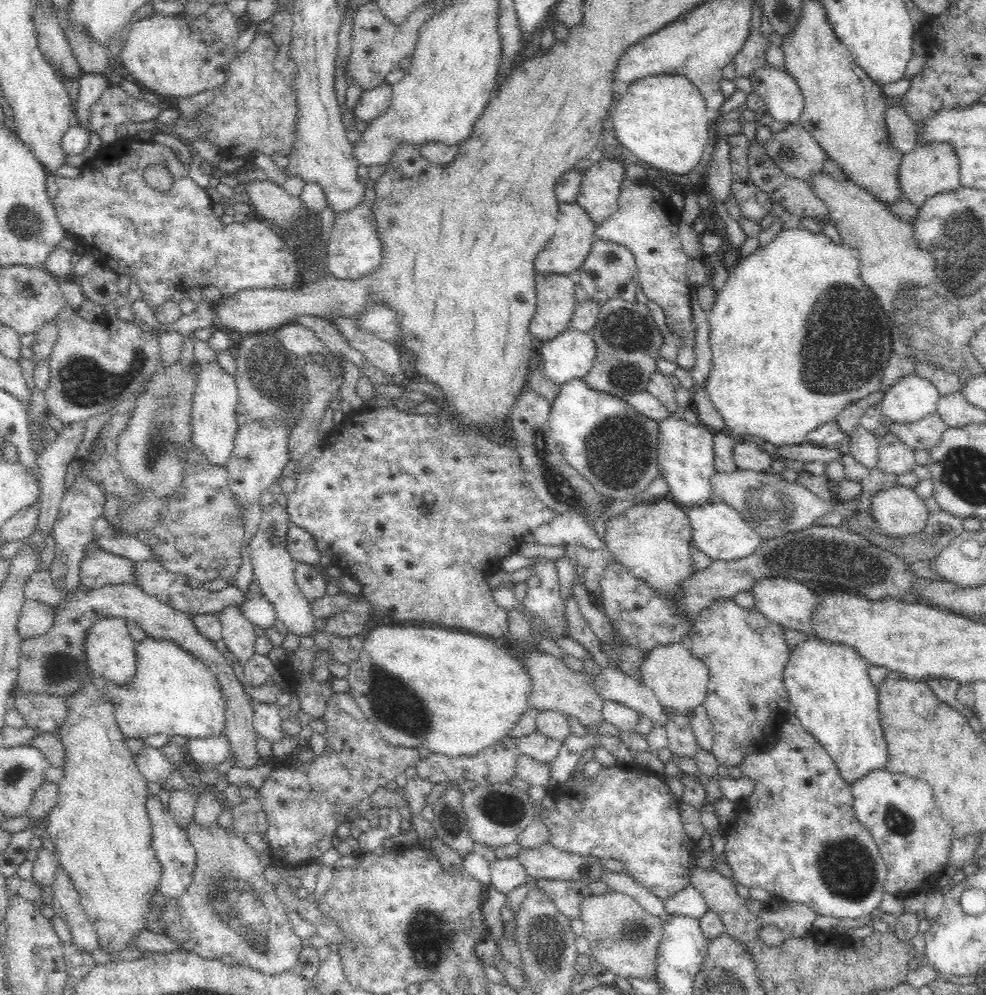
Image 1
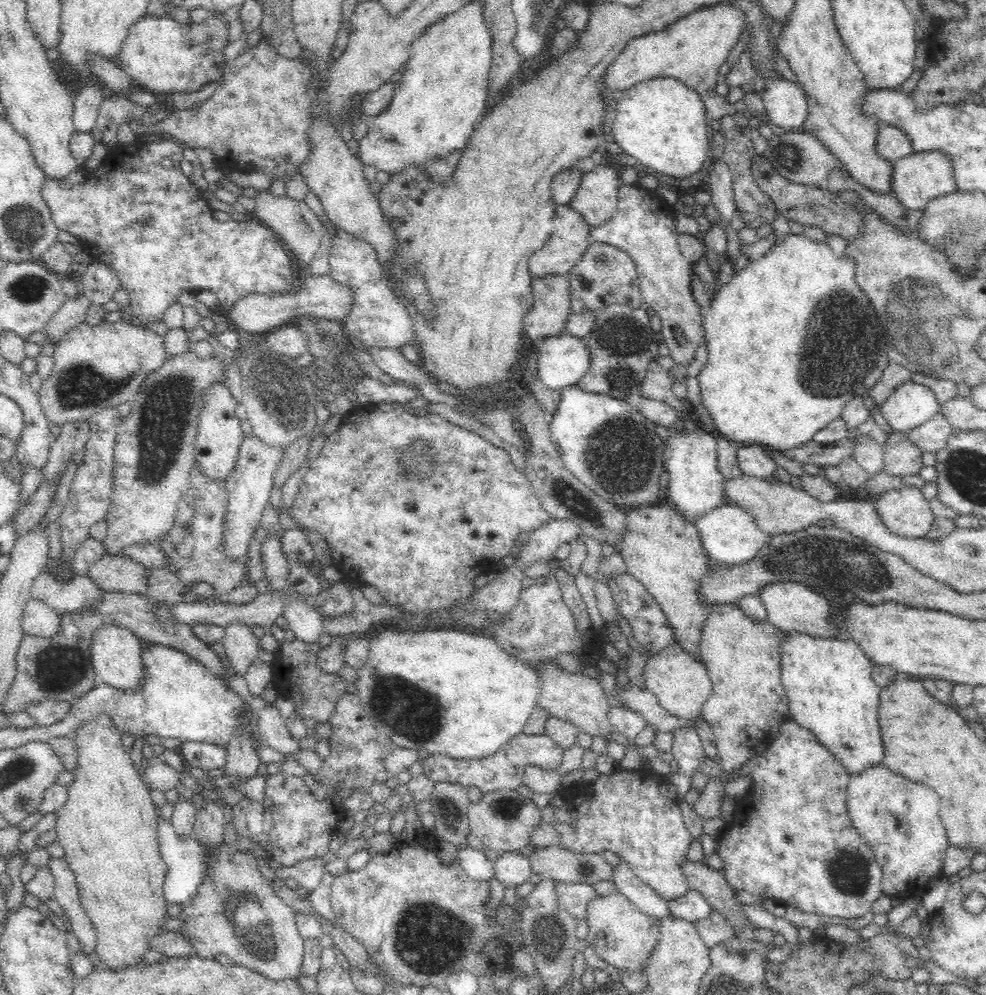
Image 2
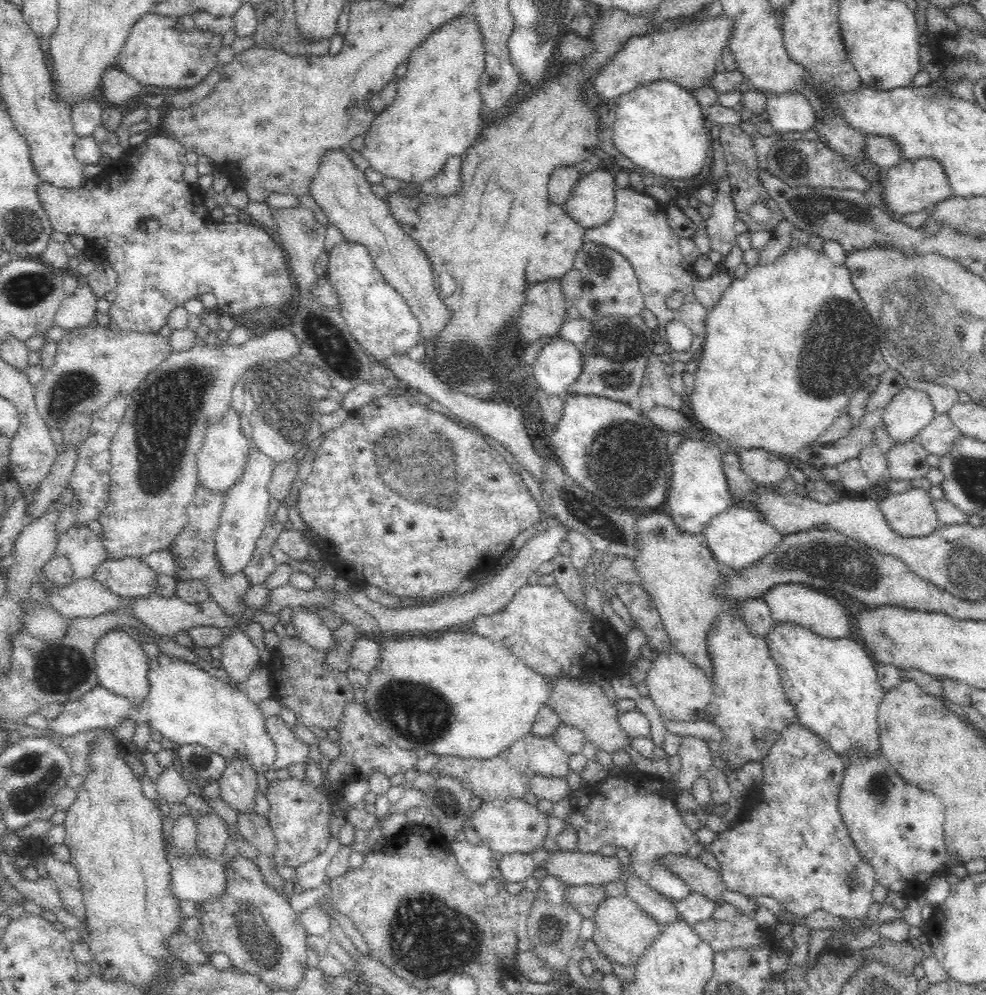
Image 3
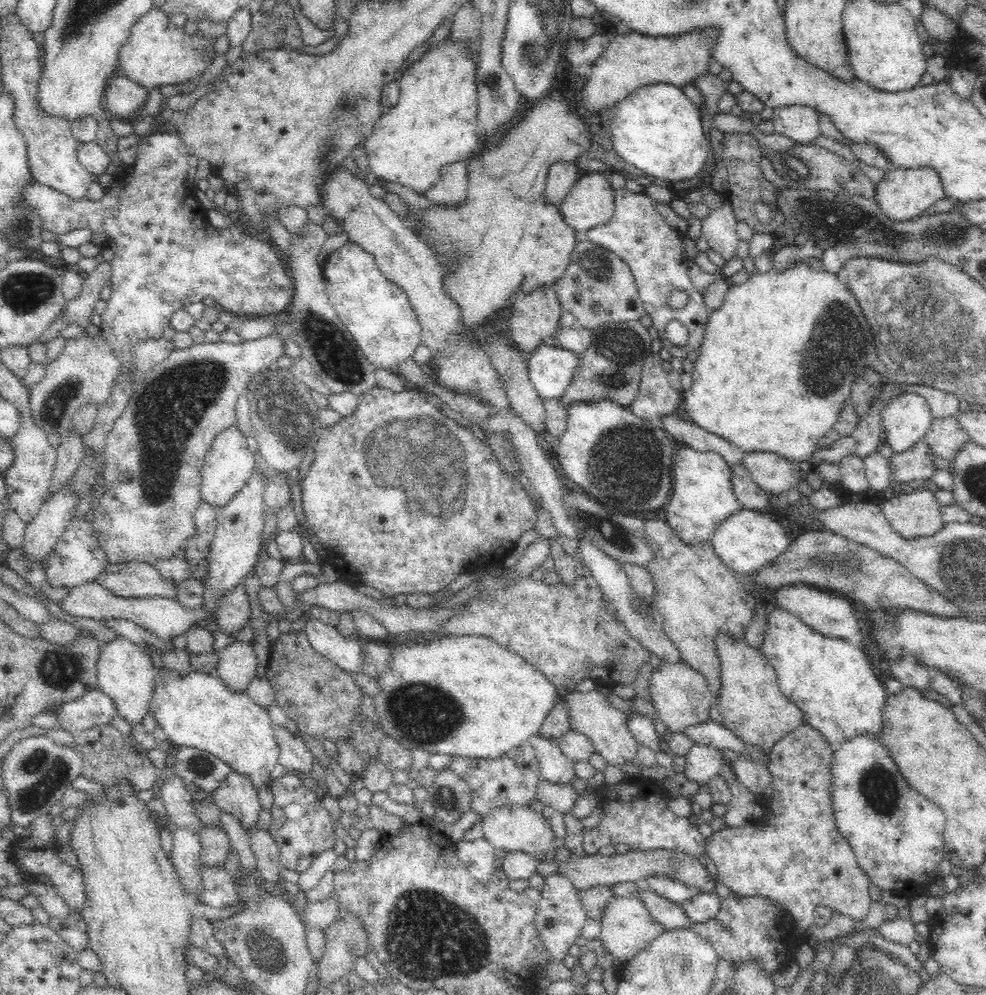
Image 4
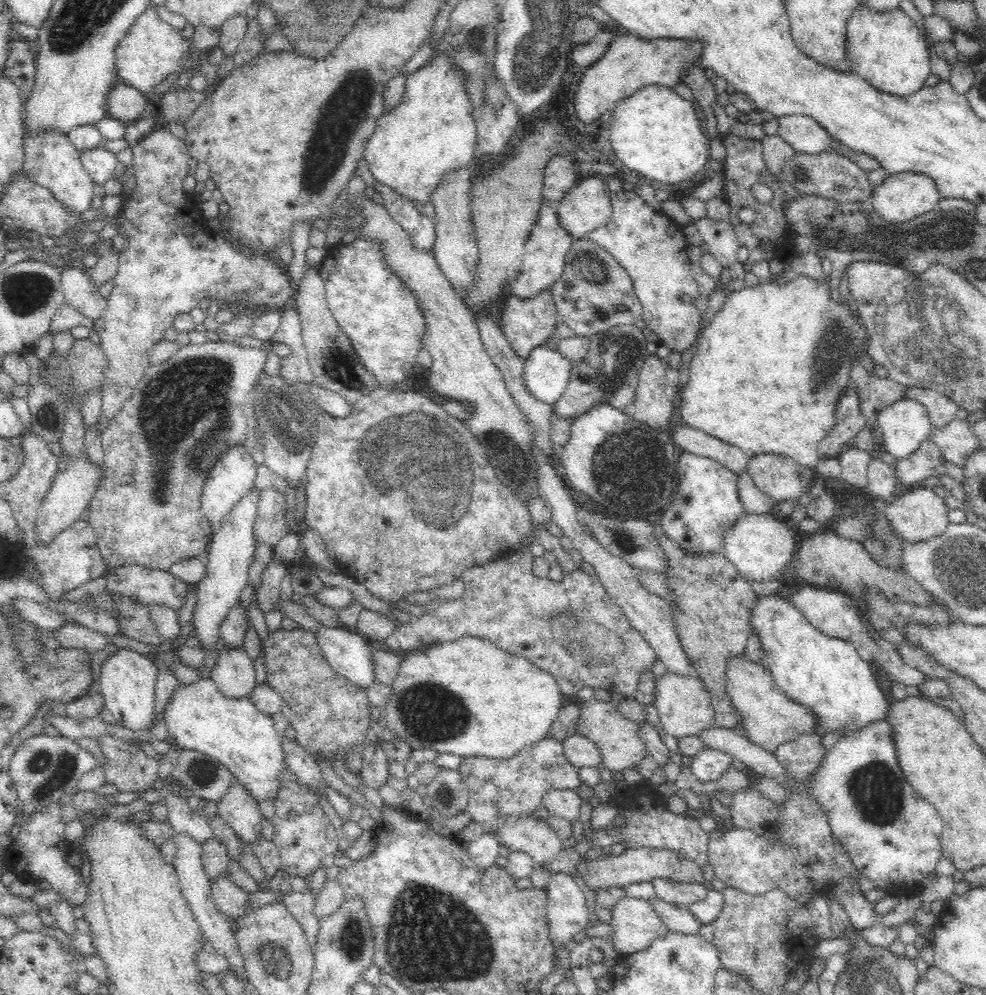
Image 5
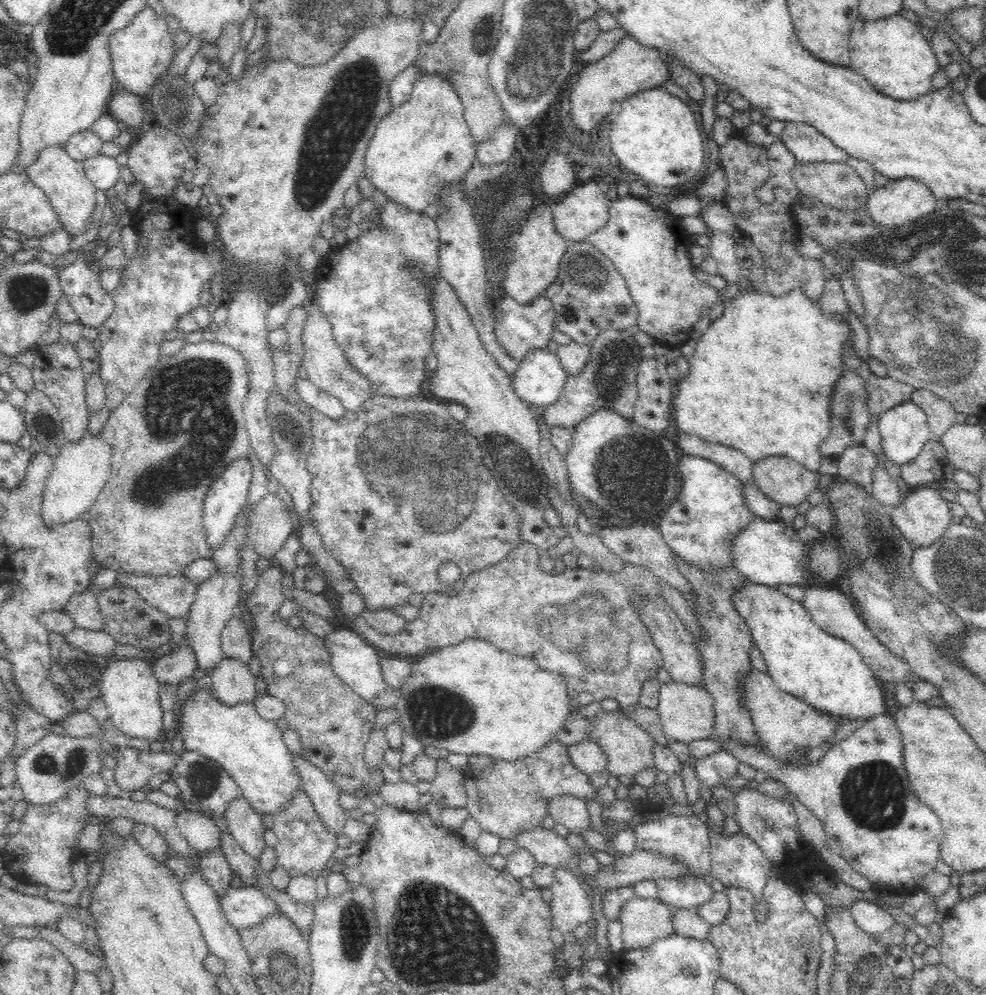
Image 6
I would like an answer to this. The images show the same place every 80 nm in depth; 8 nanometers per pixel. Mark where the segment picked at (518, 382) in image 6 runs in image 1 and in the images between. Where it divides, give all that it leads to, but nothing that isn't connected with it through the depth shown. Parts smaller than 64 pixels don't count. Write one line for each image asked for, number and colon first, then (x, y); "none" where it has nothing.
1: (570, 354)
2: (562, 360)
3: (558, 364)
4: (550, 368)
5: (546, 373)

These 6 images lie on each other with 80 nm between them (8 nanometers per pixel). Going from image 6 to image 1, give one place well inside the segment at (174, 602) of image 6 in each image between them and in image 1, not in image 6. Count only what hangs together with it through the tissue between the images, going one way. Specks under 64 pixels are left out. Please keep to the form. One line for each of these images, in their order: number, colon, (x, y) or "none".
1: (100, 568)
2: (119, 573)
3: (130, 577)
4: (133, 579)
5: (147, 585)

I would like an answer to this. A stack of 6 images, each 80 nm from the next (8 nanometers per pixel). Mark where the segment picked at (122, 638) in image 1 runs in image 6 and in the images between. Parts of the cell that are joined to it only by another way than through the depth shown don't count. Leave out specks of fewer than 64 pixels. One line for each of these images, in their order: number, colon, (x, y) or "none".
2: (116, 655)
3: (121, 666)
4: (125, 673)
5: (127, 678)
6: (129, 688)

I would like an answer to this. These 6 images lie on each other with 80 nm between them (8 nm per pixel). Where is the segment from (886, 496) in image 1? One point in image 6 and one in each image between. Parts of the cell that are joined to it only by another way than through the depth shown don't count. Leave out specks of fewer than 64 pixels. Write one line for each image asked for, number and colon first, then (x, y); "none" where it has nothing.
2: (905, 512)
3: (911, 513)
4: (916, 514)
5: (920, 514)
6: (923, 516)

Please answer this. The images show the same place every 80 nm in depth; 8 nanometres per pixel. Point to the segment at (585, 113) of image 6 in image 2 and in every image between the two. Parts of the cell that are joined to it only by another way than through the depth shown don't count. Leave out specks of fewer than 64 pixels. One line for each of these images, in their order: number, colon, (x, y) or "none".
2: (691, 49)
3: (686, 55)
4: (629, 60)
5: (629, 63)

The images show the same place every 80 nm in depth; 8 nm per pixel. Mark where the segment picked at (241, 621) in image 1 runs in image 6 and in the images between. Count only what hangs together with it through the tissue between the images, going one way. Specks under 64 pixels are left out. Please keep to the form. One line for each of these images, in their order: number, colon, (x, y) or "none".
2: (241, 646)
3: (239, 657)
4: (237, 664)
5: (233, 673)
6: (233, 683)

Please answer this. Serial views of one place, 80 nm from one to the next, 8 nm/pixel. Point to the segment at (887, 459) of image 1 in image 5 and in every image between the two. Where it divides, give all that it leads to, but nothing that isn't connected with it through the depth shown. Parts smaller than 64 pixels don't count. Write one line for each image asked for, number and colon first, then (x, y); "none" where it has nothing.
2: (902, 458)
3: (908, 461)
4: (917, 464)
5: (927, 463)

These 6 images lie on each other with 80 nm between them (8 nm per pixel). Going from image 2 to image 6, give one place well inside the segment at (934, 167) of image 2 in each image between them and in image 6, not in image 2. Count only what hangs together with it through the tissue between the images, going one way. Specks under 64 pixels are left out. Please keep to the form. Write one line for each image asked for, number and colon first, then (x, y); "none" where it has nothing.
3: (907, 187)
4: (903, 193)
5: (900, 197)
6: (902, 200)

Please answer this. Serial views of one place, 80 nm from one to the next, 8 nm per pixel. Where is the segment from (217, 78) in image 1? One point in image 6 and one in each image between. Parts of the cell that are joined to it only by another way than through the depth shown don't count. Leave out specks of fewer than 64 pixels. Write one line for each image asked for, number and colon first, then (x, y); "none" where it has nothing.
2: (161, 55)
3: (158, 52)
4: (158, 53)
5: (152, 49)
6: (140, 53)

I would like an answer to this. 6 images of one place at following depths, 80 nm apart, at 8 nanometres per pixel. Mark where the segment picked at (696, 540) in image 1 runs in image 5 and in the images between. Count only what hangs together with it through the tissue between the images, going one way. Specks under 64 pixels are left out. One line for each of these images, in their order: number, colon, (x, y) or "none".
2: (729, 534)
3: (739, 537)
4: (748, 540)
5: (759, 546)

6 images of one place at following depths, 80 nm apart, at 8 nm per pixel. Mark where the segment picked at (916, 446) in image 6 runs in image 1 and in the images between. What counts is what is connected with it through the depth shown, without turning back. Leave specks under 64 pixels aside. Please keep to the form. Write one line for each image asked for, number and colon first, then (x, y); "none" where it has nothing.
1: (910, 398)
2: (911, 404)
3: (908, 412)
4: (906, 418)
5: (905, 424)

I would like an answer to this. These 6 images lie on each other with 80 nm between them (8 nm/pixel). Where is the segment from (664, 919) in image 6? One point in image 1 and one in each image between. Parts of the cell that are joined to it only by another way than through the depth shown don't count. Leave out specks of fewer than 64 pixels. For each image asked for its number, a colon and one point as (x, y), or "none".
1: (623, 937)
2: (623, 937)
3: (623, 932)
4: (627, 928)
5: (636, 925)

